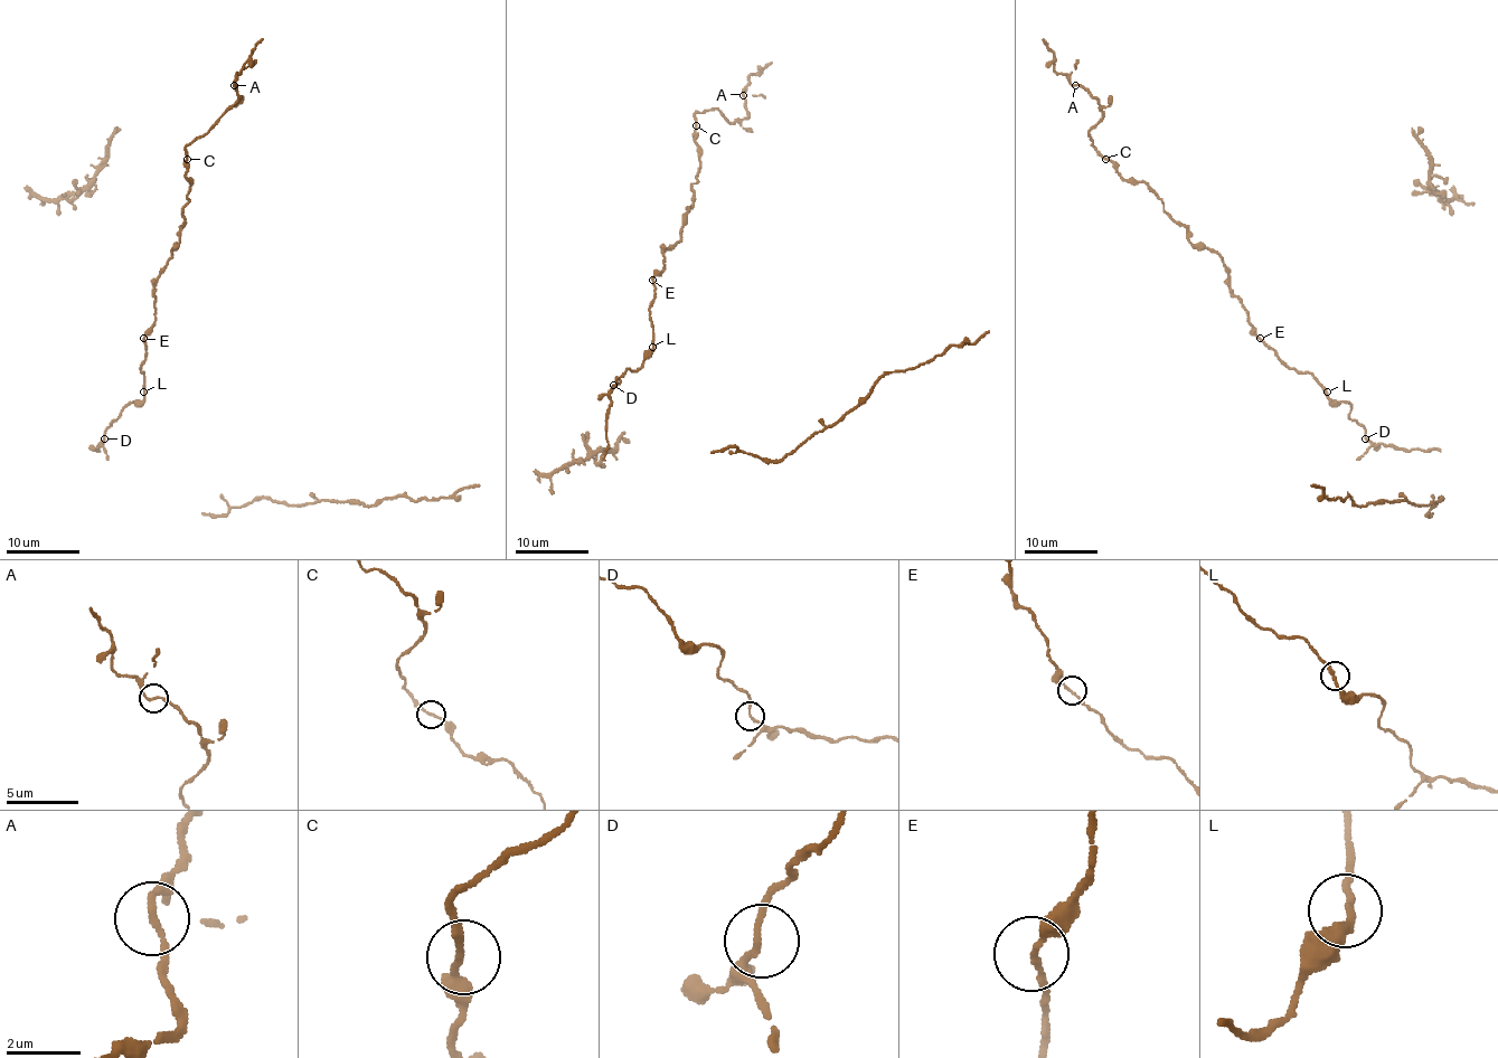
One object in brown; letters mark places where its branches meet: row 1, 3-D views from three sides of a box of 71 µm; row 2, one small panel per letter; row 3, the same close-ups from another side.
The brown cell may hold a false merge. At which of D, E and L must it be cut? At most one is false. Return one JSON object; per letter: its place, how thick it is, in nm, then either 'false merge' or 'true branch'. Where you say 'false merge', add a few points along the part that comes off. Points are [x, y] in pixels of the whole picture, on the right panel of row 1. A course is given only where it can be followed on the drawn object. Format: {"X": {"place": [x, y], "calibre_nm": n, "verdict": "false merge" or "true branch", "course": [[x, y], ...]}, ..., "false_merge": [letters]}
{"D": {"place": [1365, 438], "calibre_nm": 150, "verdict": "true branch"}, "E": {"place": [1260, 338], "calibre_nm": 150, "verdict": "true branch"}, "L": {"place": [1327, 391], "calibre_nm": 190, "verdict": "true branch"}, "false_merge": []}

